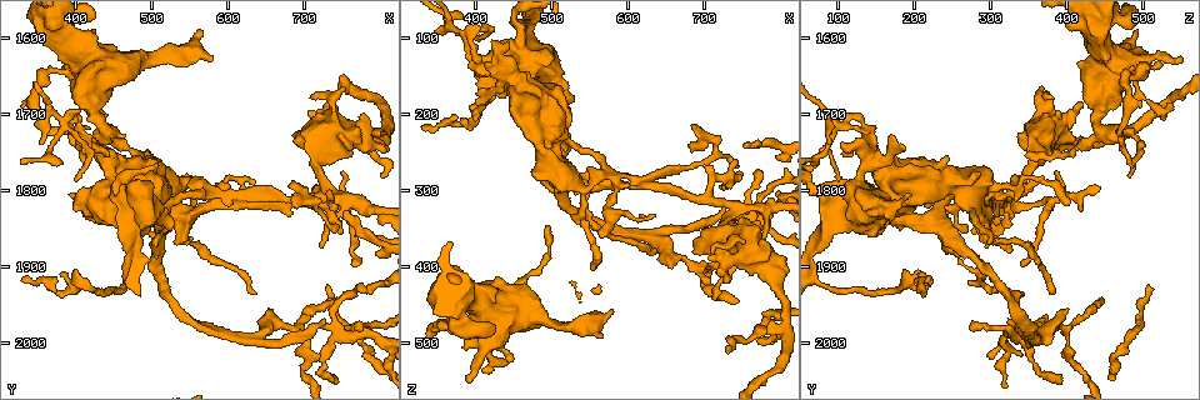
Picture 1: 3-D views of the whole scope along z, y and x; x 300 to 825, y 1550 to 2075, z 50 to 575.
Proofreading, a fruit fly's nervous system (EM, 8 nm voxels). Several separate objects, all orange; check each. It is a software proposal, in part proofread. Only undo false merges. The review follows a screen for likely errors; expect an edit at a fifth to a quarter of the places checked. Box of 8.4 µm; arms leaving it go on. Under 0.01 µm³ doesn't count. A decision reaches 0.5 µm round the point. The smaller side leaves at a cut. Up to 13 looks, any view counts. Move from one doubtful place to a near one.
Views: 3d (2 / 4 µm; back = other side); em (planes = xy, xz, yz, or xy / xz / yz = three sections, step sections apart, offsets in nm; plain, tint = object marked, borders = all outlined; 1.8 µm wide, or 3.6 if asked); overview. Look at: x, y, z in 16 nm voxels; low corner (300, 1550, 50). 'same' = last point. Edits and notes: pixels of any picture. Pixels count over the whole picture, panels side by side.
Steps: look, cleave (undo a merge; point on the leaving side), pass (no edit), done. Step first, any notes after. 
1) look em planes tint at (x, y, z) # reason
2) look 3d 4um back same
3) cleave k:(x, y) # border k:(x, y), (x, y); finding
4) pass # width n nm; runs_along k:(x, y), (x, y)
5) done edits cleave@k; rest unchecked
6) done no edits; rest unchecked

look em planes tint at (740, 1810, 320) # three-way junction

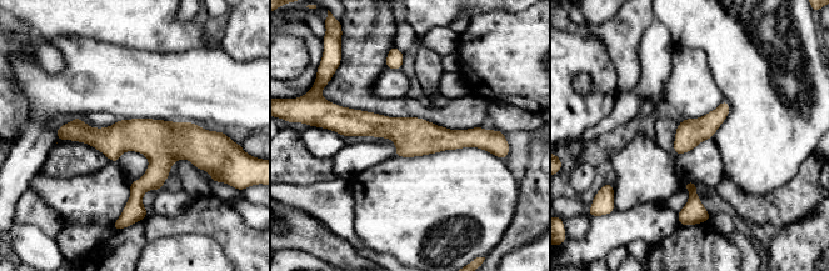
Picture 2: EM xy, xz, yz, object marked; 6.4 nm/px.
pass # width 180 nm; runs_along 2:(335, 126), (485, 139); continuous, no second cell

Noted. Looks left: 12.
look 3d 2um back at (620, 1815, 295) # closes a loop

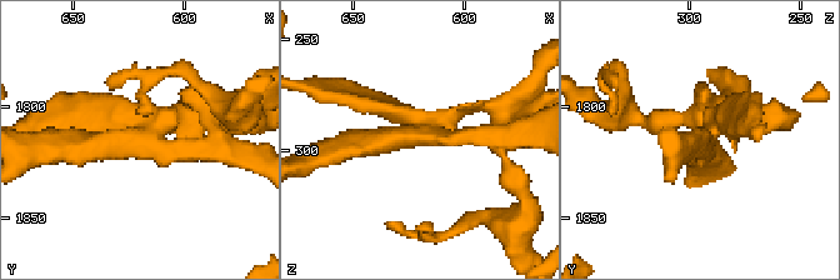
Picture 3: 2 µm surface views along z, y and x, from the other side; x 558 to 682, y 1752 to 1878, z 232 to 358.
look em xy step 8 tint at (620, 1817, 296)

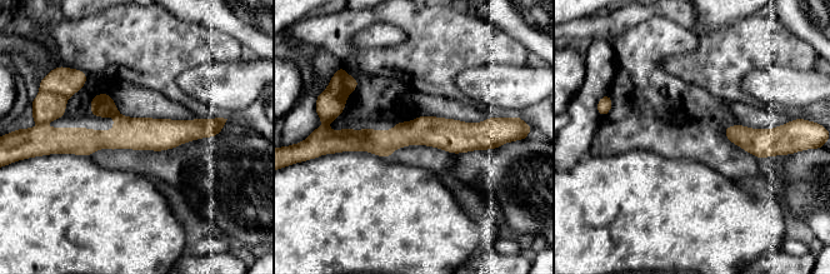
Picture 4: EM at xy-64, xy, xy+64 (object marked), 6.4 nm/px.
cleave 4:(46, 106) # border 4:(59, 93), (66, 98); two cells meet here

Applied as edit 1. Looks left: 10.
look em yz step 8 borders at (790, 1735, 495) # sharp bend

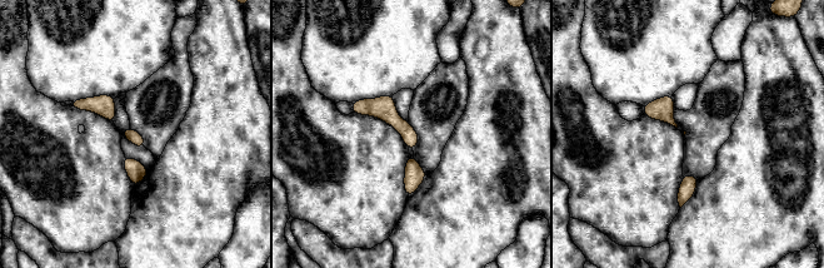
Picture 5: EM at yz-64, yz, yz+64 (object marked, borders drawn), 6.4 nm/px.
pass # runs_along 5:(354, 105), (383, 108), (414, 142); all the same cell

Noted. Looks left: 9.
done edits cleave@4; rest unchecked

